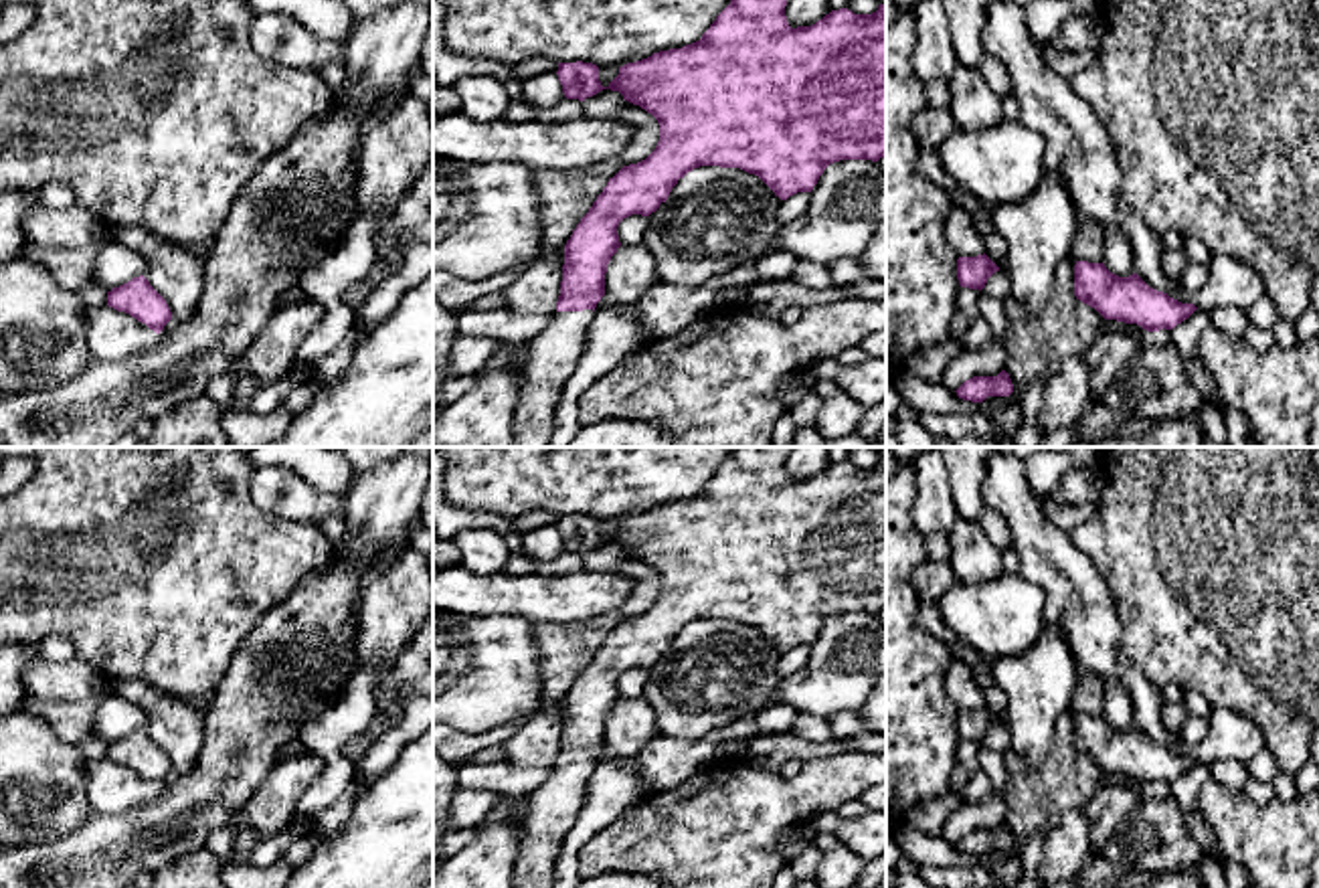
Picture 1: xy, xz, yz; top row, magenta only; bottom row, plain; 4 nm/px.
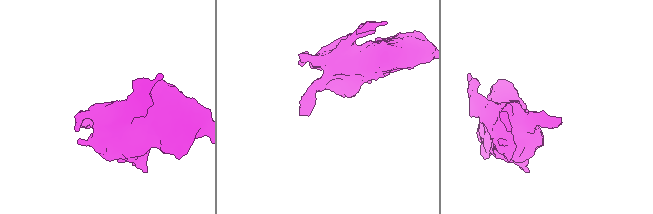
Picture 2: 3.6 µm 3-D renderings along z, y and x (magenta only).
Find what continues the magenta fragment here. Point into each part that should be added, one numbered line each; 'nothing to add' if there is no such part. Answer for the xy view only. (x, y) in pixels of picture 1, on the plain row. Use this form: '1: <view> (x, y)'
nothing to add

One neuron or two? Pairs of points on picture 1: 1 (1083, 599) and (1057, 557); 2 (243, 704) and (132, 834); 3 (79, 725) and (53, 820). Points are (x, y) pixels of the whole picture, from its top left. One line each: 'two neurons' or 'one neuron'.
1: one neuron
2: one neuron
3: two neurons

